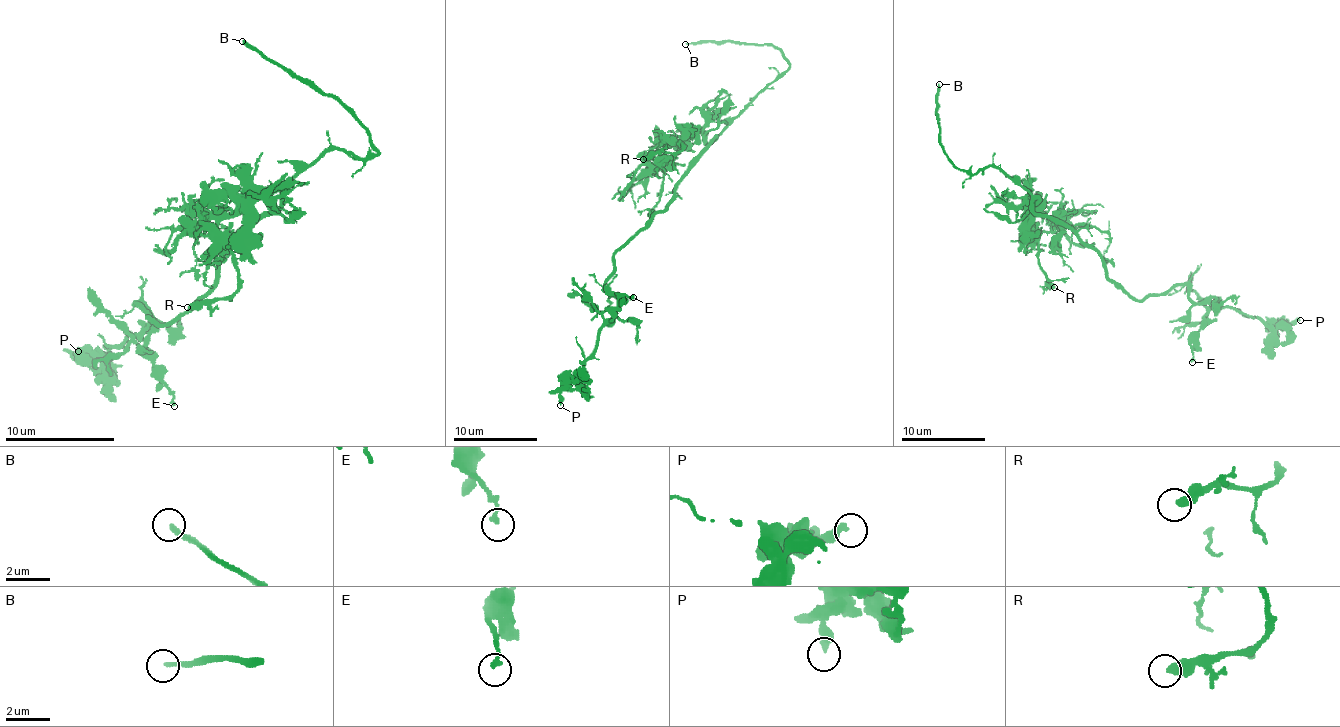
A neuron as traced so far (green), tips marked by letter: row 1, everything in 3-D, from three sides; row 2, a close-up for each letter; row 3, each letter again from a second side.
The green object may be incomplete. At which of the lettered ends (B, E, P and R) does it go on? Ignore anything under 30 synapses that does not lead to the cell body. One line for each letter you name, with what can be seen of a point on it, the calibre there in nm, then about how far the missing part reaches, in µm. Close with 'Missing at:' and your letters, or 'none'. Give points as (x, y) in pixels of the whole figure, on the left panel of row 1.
B: (242, 41) | 200 nm | 45 µm
Missing at: B

